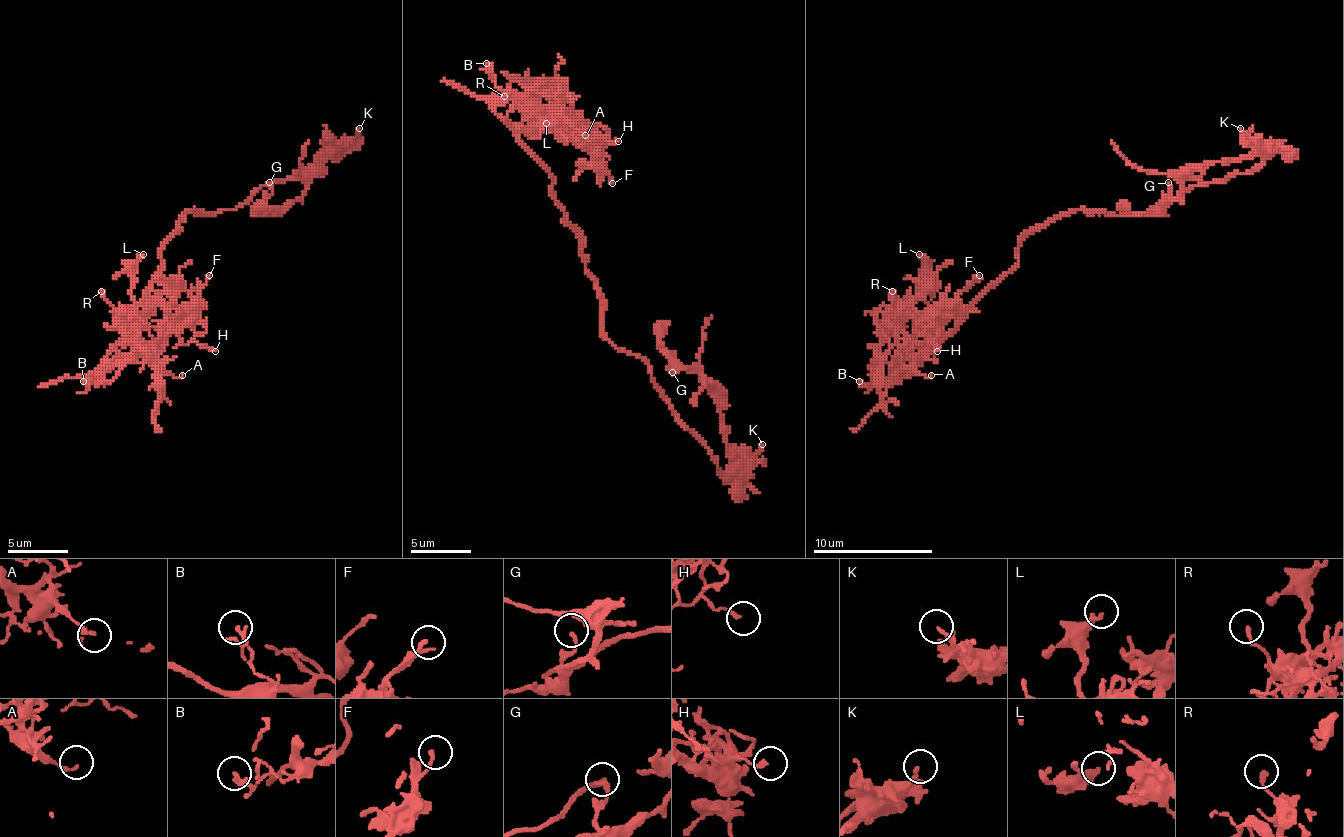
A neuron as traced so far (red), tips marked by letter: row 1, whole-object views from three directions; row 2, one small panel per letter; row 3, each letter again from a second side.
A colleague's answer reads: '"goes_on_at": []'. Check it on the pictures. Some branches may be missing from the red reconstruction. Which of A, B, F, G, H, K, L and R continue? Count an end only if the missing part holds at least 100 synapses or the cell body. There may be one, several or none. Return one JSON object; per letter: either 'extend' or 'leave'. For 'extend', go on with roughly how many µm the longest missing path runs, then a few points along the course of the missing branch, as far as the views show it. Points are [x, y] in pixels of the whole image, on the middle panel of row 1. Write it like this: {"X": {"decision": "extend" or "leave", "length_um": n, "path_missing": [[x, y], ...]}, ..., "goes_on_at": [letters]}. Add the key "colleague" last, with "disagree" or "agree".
{"A": {"decision": "leave"}, "B": {"decision": "leave"}, "F": {"decision": "leave"}, "G": {"decision": "leave"}, "H": {"decision": "leave"}, "K": {"decision": "leave"}, "L": {"decision": "leave"}, "R": {"decision": "leave"}, "goes_on_at": [], "colleague": "agree"}

